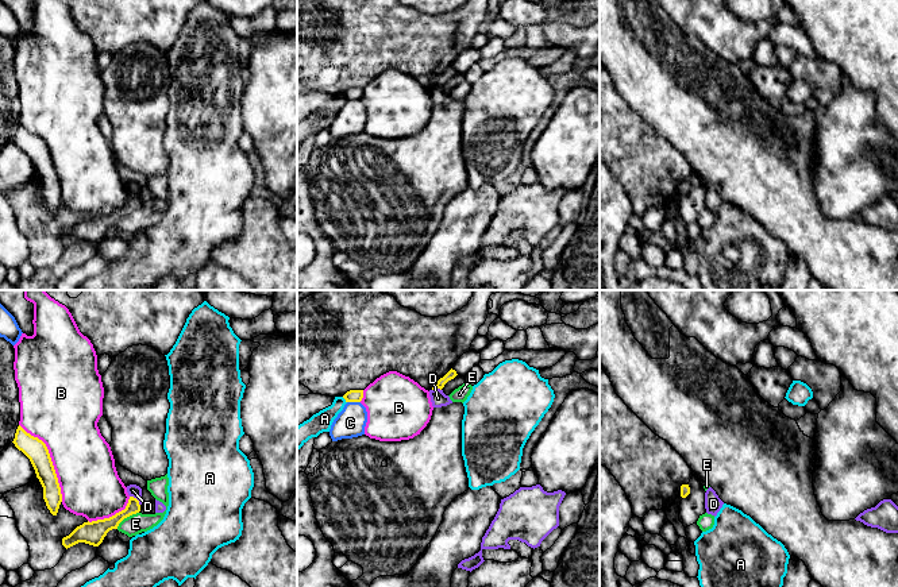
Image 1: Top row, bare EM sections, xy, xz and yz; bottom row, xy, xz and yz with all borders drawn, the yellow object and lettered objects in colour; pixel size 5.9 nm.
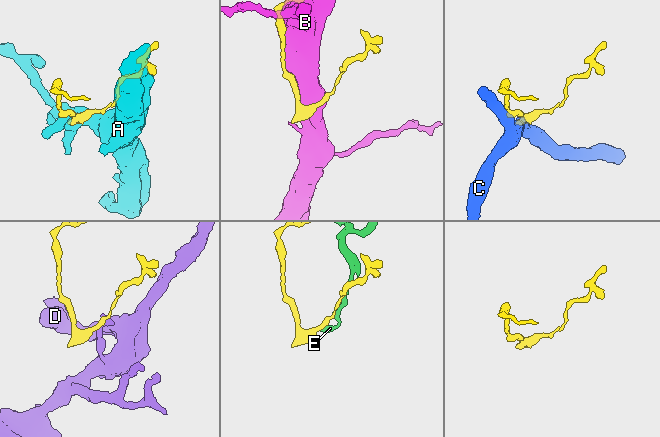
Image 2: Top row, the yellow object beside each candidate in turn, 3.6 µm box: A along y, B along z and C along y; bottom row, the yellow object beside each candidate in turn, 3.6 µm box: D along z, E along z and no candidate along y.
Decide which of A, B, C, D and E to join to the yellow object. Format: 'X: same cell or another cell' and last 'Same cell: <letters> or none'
A: another cell
B: another cell
C: another cell
D: another cell
E: another cell
Same cell: none

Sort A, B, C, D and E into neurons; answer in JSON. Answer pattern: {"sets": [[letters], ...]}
{"sets": [["A"], ["B"], ["C"], ["D"], ["E"]]}

